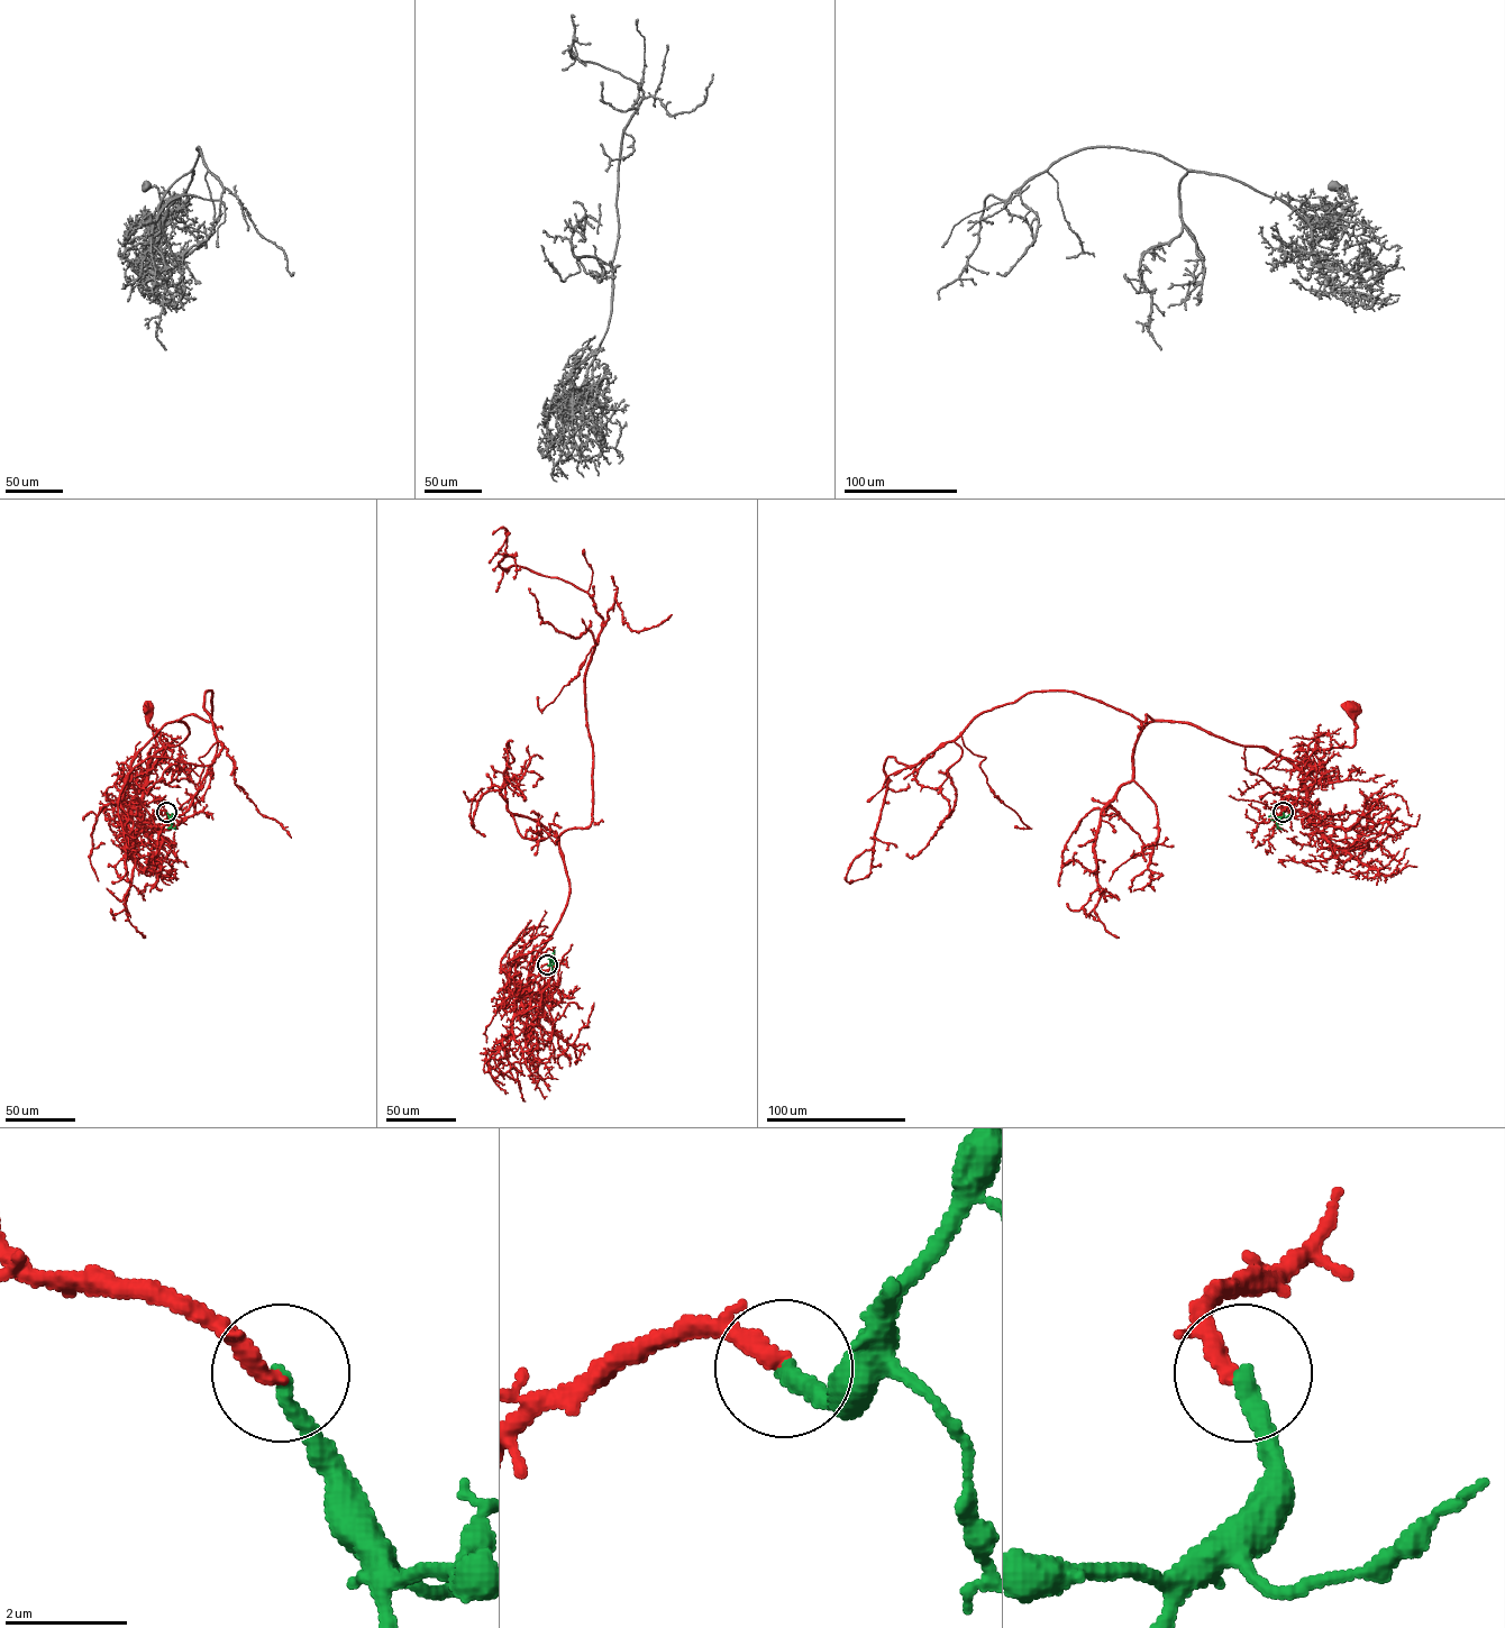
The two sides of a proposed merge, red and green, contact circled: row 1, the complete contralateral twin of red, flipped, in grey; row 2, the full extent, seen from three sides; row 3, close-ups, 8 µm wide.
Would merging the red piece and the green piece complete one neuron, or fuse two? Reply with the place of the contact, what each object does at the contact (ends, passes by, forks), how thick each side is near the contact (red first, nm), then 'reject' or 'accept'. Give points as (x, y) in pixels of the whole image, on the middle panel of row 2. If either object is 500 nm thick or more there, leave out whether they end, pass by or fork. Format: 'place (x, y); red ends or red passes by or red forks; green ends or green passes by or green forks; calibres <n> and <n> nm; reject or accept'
place (547, 965); red ends; green ends; calibres 300 and 280 nm; accept

